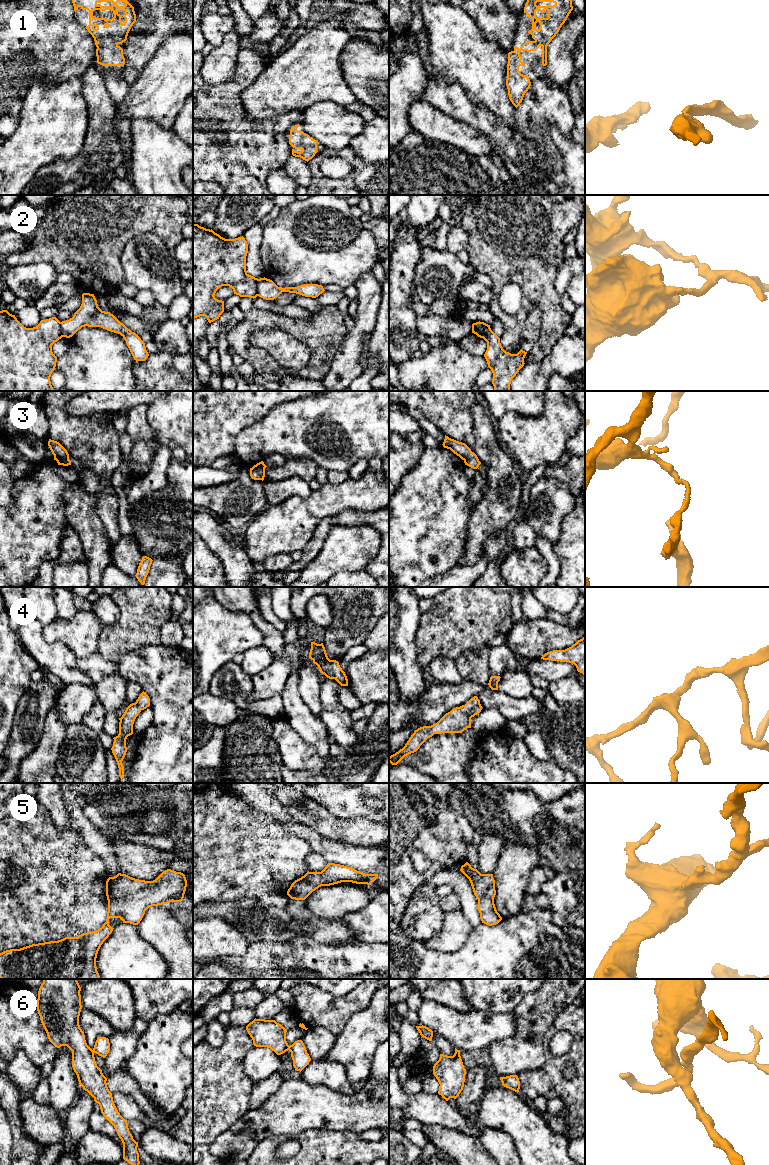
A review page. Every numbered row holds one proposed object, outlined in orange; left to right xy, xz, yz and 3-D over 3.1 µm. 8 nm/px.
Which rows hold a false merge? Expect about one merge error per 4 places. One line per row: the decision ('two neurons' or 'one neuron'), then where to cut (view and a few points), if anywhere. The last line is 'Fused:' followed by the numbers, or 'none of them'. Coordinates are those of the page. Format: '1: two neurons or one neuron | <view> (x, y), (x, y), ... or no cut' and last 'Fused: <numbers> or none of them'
1: one neuron | no cut
2: two neurons | yz (475, 323), (477, 327), (489, 326)
3: two neurons | xy (54, 457), (66, 457), (68, 459)
4: one neuron | no cut
5: one neuron | no cut
6: two neurons | xz (288, 1046), (289, 1049)
Fused: 2, 3, 6

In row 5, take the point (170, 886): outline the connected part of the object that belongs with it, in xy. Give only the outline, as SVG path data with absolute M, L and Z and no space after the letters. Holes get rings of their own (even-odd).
M171 869L163 871L155 880L145 881L132 878L126 874L118 873L106 881L106 896L108 912L106 922L96 931L87 932L78 937L65 937L58 941L32 944L20 949L10 949L0 953L1 979L101 979L96 967L96 958L103 942L109 937L113 929L109 925L110 918L120 918L123 923L138 925L145 911L152 906L181 902L187 887L187 880L183 873Z

